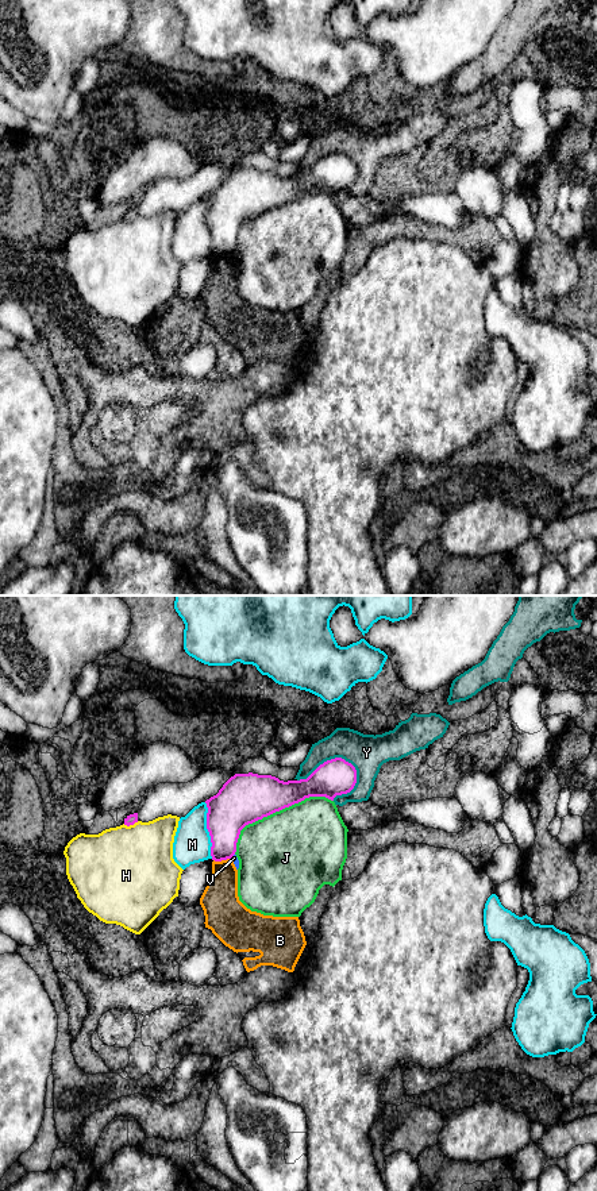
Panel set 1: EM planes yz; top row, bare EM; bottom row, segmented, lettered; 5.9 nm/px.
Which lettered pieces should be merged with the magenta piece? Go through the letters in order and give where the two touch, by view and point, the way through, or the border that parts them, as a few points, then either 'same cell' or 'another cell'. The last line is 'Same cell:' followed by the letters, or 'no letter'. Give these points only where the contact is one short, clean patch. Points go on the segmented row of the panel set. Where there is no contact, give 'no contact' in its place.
B: yz (222, 859) | along yz (230, 858), (214, 860) | another cell
H: yz (130, 824) | another cell
J: yz (274, 812) | another cell
M: yz (208, 831) | another cell
V: yz (231, 856) | another cell
Y: yz (327, 760) | another cell
Same cell: no letter

